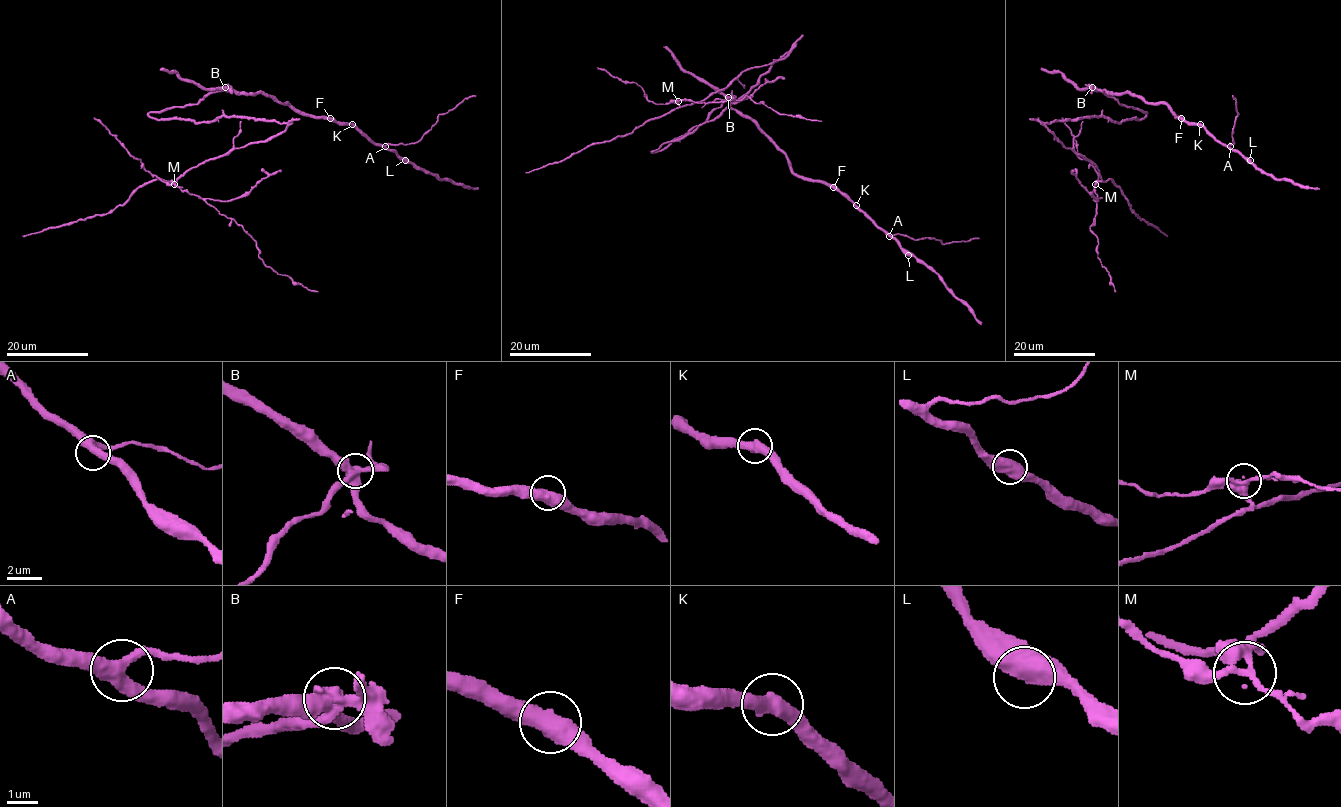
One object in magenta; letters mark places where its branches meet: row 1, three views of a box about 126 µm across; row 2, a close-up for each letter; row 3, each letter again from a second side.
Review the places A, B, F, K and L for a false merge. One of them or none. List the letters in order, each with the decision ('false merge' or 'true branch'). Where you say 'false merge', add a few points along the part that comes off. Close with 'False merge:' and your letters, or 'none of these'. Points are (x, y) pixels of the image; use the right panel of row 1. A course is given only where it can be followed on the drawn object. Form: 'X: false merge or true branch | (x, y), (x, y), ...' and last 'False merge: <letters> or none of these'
A: true branch
B: false merge | (1092, 87), (1146, 114), (1120, 123), (1099, 115), (1046, 124), (1097, 168), (1090, 230), (1116, 292)
F: true branch
K: true branch
L: true branch
False merge: B

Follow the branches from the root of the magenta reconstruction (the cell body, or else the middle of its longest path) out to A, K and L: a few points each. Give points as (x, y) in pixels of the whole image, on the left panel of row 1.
A: (175, 119), (156, 120), (149, 113), (184, 107), (223, 89), (266, 93), (303, 112), (353, 124), (385, 146)
K: (175, 119), (156, 120), (149, 113), (184, 107), (212, 92), (225, 89), (266, 93), (303, 112), (352, 125)
L: (175, 119), (156, 120), (149, 113), (184, 107), (223, 89), (266, 93), (303, 112), (353, 124), (405, 160)

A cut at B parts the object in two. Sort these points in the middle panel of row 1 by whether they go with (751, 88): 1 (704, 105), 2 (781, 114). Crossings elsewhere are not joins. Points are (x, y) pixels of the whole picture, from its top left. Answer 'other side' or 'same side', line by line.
1: same side
2: same side

